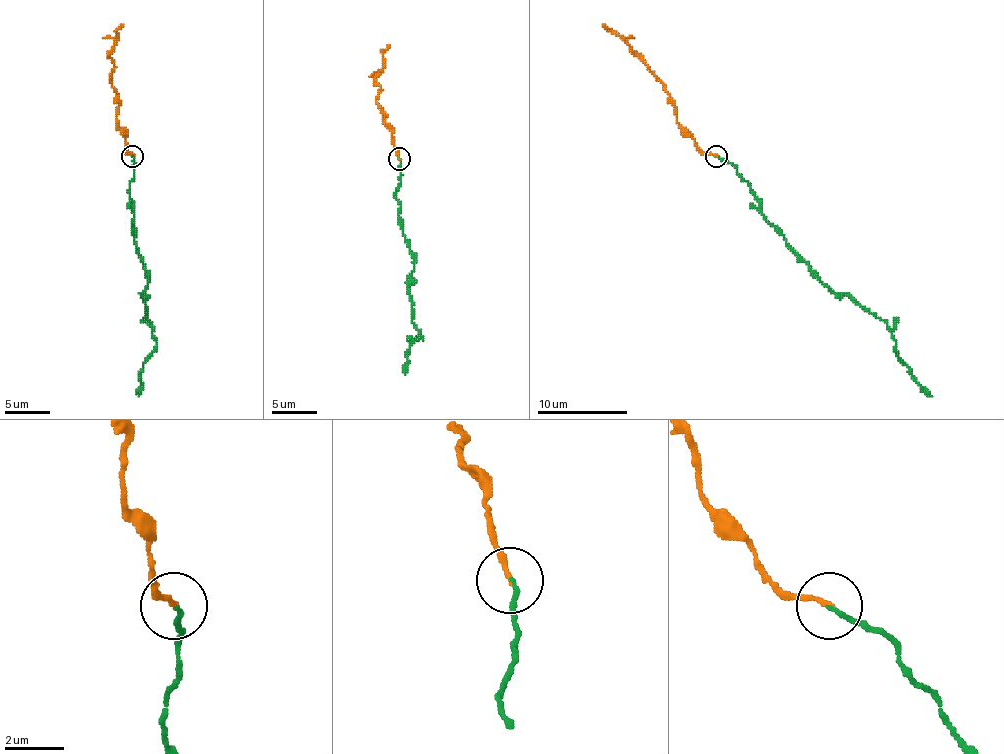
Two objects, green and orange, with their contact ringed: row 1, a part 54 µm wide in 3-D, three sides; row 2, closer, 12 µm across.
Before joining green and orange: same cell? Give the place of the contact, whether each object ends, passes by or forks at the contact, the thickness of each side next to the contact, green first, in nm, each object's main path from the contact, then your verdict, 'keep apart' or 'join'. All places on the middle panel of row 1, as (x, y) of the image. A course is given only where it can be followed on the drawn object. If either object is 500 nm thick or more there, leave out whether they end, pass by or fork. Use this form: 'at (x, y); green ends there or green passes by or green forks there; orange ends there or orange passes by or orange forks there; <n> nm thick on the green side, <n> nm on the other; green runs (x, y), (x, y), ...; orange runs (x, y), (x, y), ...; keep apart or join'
at (399, 159); green ends there; orange ends there; 160 nm thick on the green side, 170 nm on the other; green runs (398, 159), (400, 229), (414, 267), (412, 323), (423, 338), (407, 352), (405, 374); orange runs (398, 159), (391, 130), (376, 101), (380, 92), (376, 76), (382, 67), (382, 52), (389, 45); join

